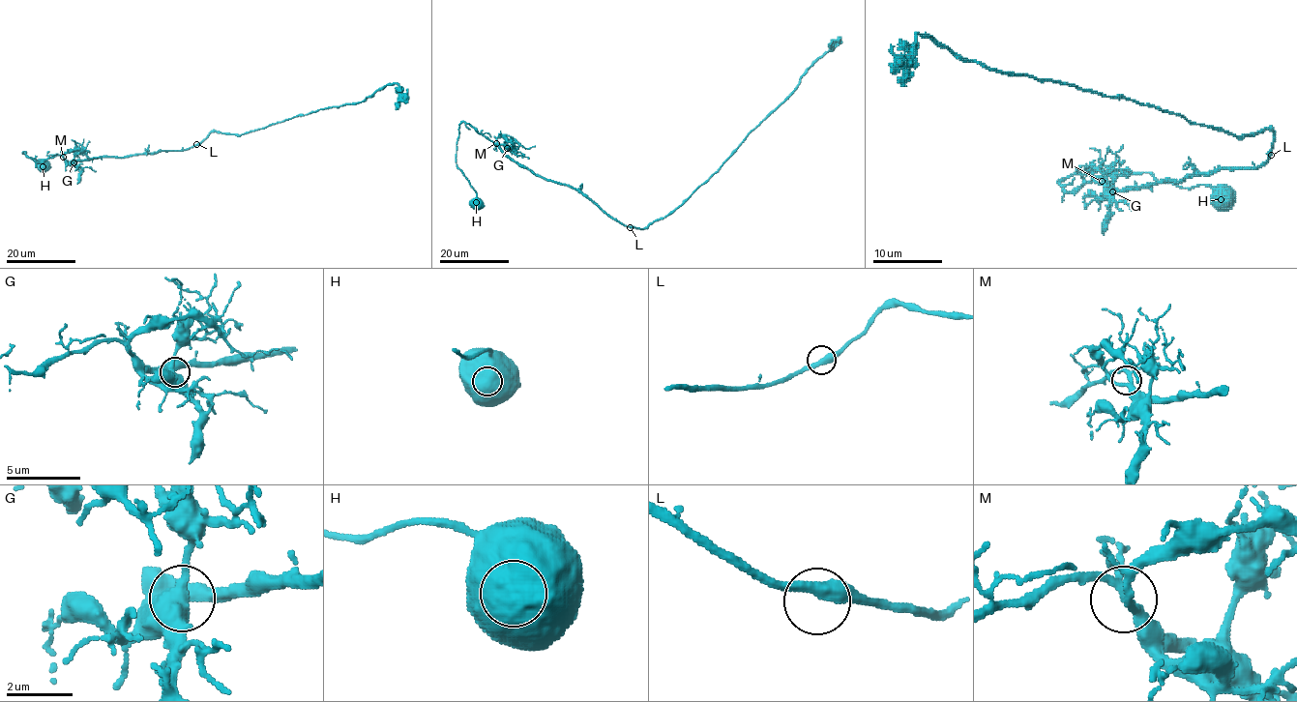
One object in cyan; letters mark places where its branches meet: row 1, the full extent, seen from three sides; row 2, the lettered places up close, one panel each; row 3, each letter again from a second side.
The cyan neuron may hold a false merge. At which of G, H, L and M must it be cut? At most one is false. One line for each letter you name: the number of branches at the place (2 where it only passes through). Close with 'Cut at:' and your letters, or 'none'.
Cut at: none

